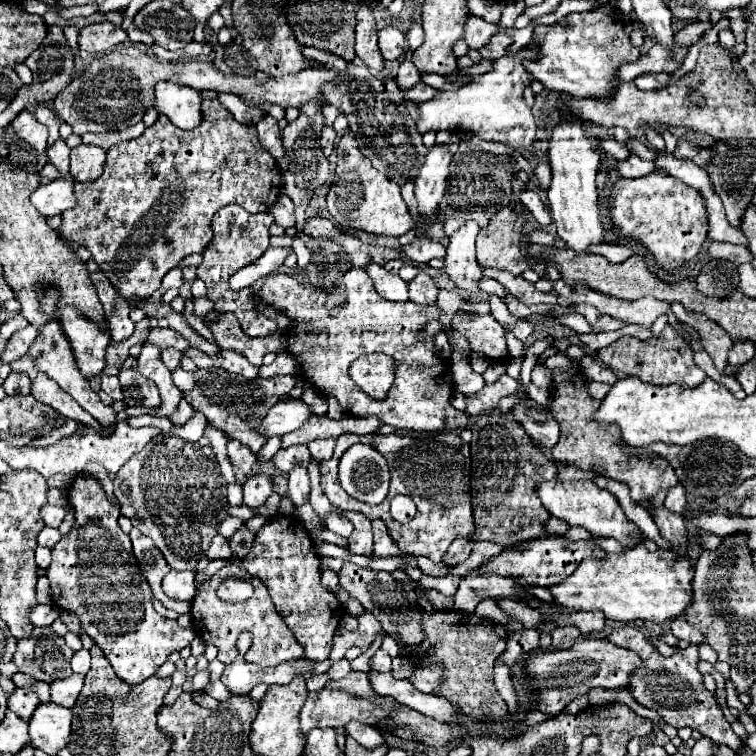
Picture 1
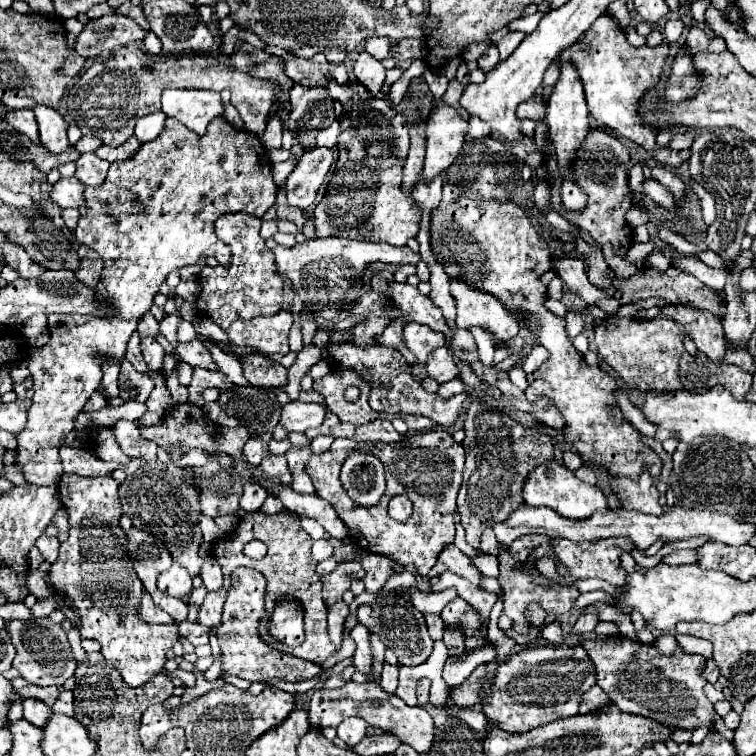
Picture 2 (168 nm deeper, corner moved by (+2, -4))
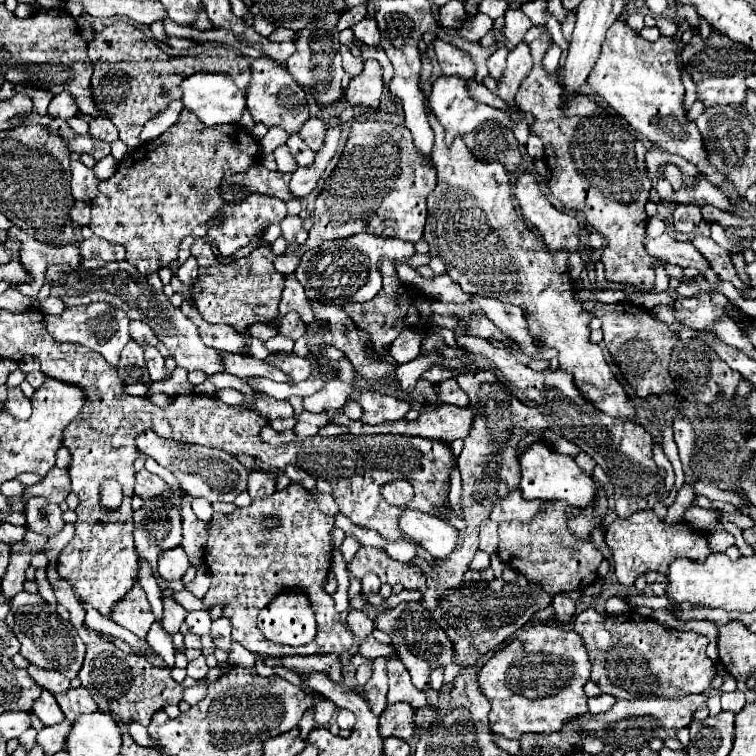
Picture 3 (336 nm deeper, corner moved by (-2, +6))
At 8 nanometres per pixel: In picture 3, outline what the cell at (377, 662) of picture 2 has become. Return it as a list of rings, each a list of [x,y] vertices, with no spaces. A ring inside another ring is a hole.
[[[379,656],[375,658],[373,662],[373,676],[369,678],[369,682],[363,686],[363,692],[369,700],[369,706],[371,710],[379,716],[387,704],[387,672],[385,672],[385,664],[387,664],[387,658]]]

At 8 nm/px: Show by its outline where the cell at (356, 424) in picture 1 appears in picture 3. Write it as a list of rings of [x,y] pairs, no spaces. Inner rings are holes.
[[[443,404],[437,410],[429,410],[421,414],[413,422],[401,418],[401,420],[385,420],[381,424],[369,426],[363,424],[361,420],[335,416],[329,420],[329,423],[345,424],[353,434],[409,434],[409,436],[437,438],[451,444],[455,438],[465,438],[469,434],[471,418],[473,418],[473,410],[453,408],[451,404]]]

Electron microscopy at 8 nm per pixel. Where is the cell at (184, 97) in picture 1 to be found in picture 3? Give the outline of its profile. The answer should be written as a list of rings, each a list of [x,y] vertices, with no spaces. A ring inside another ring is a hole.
[[[195,74],[181,82],[181,102],[187,110],[191,110],[205,126],[239,122],[245,110],[245,92],[241,92],[233,80],[225,74]]]

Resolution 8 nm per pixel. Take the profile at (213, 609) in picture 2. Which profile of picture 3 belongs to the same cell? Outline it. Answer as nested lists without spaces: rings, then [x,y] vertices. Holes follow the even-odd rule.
[[[289,484],[285,490],[275,492],[273,496],[267,496],[265,500],[253,500],[247,508],[237,508],[233,514],[217,514],[209,522],[209,540],[205,548],[205,562],[207,568],[211,570],[211,587],[203,598],[205,610],[209,610],[215,604],[223,604],[223,616],[229,618],[233,632],[231,638],[245,646],[253,654],[269,654],[269,656],[285,656],[285,654],[341,654],[351,648],[353,644],[353,634],[345,628],[341,622],[339,612],[335,610],[333,598],[325,592],[325,580],[331,568],[331,546],[329,546],[329,536],[333,528],[333,518],[319,512],[317,506],[309,500],[307,490],[301,488],[299,484]],[[265,520],[275,520],[275,528],[265,528]],[[285,588],[297,588],[305,592],[311,600],[312,608],[315,608],[317,616],[317,636],[311,644],[305,646],[289,646],[283,644],[273,644],[261,636],[257,628],[257,614],[259,610],[271,602],[281,590]]]

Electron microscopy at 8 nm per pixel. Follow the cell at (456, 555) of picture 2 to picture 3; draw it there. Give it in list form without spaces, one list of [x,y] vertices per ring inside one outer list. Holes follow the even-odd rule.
[[[405,510],[401,516],[401,532],[437,560],[447,560],[457,548],[457,528],[437,516]]]

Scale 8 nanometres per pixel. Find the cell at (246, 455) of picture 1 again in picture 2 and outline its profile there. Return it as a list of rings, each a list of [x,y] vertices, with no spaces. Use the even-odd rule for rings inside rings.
[[[251,438],[251,440],[245,444],[243,454],[245,454],[245,460],[247,460],[249,464],[259,466],[271,452],[269,452],[269,448],[267,448],[267,444],[265,444],[263,440],[259,440],[259,438]]]

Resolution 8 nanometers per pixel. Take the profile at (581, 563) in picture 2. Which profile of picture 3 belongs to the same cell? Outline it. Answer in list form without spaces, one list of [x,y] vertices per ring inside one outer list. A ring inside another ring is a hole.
[[[653,510],[635,512],[629,518],[617,518],[613,524],[609,524],[605,540],[613,552],[615,576],[625,586],[633,586],[633,582],[649,570],[665,574],[675,558],[691,558],[703,562],[709,554],[709,544],[701,530],[695,530],[687,524],[665,526],[663,520],[653,514]]]

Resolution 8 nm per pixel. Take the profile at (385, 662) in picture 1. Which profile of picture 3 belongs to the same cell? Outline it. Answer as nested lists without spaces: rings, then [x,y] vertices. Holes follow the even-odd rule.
[[[389,658],[387,674],[389,674],[389,692],[387,692],[389,704],[413,702],[415,706],[425,706],[425,692],[413,686],[409,672],[399,658]]]

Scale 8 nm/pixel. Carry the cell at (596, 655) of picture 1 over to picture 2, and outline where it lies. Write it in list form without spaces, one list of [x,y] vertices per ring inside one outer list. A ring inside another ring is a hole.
[[[529,646],[513,652],[503,664],[497,666],[495,676],[489,682],[489,694],[483,698],[483,714],[489,724],[509,734],[523,734],[537,726],[545,726],[549,722],[577,716],[577,706],[581,696],[595,684],[595,670],[585,654],[583,646]]]

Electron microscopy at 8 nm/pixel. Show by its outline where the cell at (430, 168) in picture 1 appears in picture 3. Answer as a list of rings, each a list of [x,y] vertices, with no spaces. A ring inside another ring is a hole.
[[[439,76],[431,88],[431,94],[429,94],[429,108],[433,112],[433,116],[441,122],[441,126],[445,128],[445,142],[451,144],[457,136],[465,136],[467,132],[475,130],[477,124],[485,122],[485,120],[501,120],[505,126],[509,126],[515,134],[517,134],[517,140],[521,144],[527,144],[527,138],[529,138],[529,128],[523,124],[523,122],[511,122],[511,116],[507,116],[505,112],[497,110],[497,108],[491,108],[487,104],[481,104],[477,100],[473,100],[467,90],[465,90],[465,80],[459,78],[459,76]]]

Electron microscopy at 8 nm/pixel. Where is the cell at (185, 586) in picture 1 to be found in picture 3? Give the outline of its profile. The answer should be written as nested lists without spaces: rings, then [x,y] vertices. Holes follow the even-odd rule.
[[[181,546],[179,548],[173,548],[169,552],[163,552],[159,556],[159,574],[165,580],[181,580],[189,566],[191,564],[189,564],[187,554],[185,554],[185,550]]]

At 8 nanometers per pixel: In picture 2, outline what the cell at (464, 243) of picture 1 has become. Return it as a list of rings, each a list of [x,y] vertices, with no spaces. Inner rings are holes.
[[[451,280],[451,296],[457,304],[459,328],[479,326],[483,330],[489,330],[499,342],[509,342],[515,338],[515,332],[519,332],[517,320],[509,316],[501,302],[489,298],[489,294],[479,294],[479,290],[465,286],[465,282]]]

